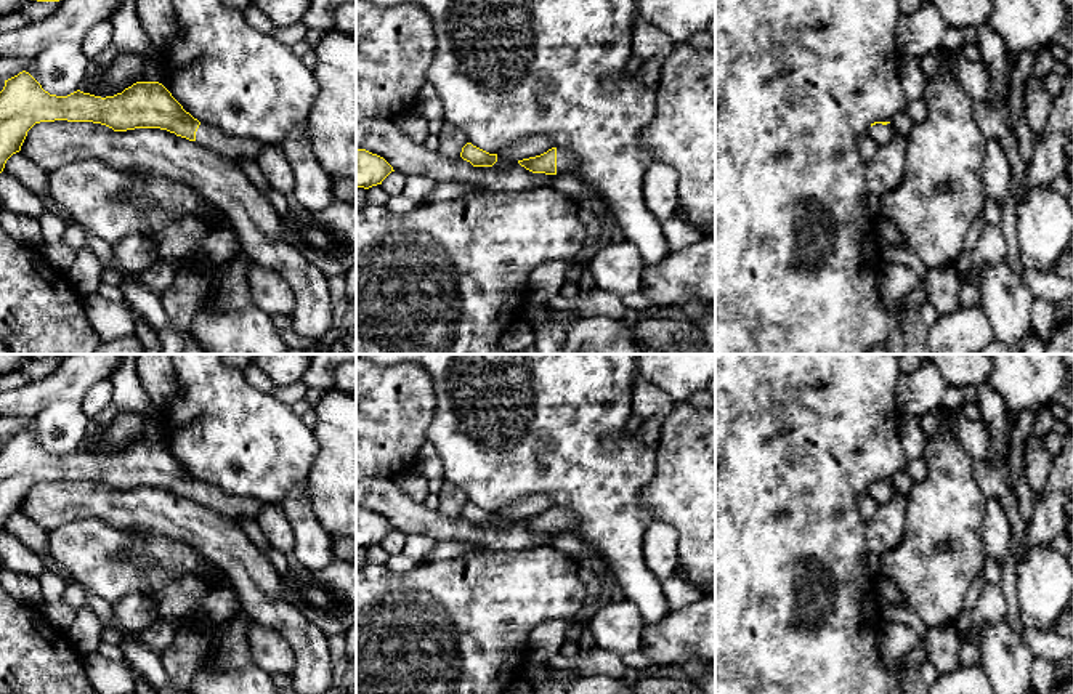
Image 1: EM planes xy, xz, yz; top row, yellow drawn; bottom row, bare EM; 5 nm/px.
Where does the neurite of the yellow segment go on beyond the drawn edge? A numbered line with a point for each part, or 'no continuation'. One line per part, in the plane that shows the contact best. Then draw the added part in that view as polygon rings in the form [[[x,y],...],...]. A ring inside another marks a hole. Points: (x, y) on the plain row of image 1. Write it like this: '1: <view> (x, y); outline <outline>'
1: xz (565, 516); outline [[[557,508],[557,532],[571,532],[576,527],[576,513],[571,508]]]

